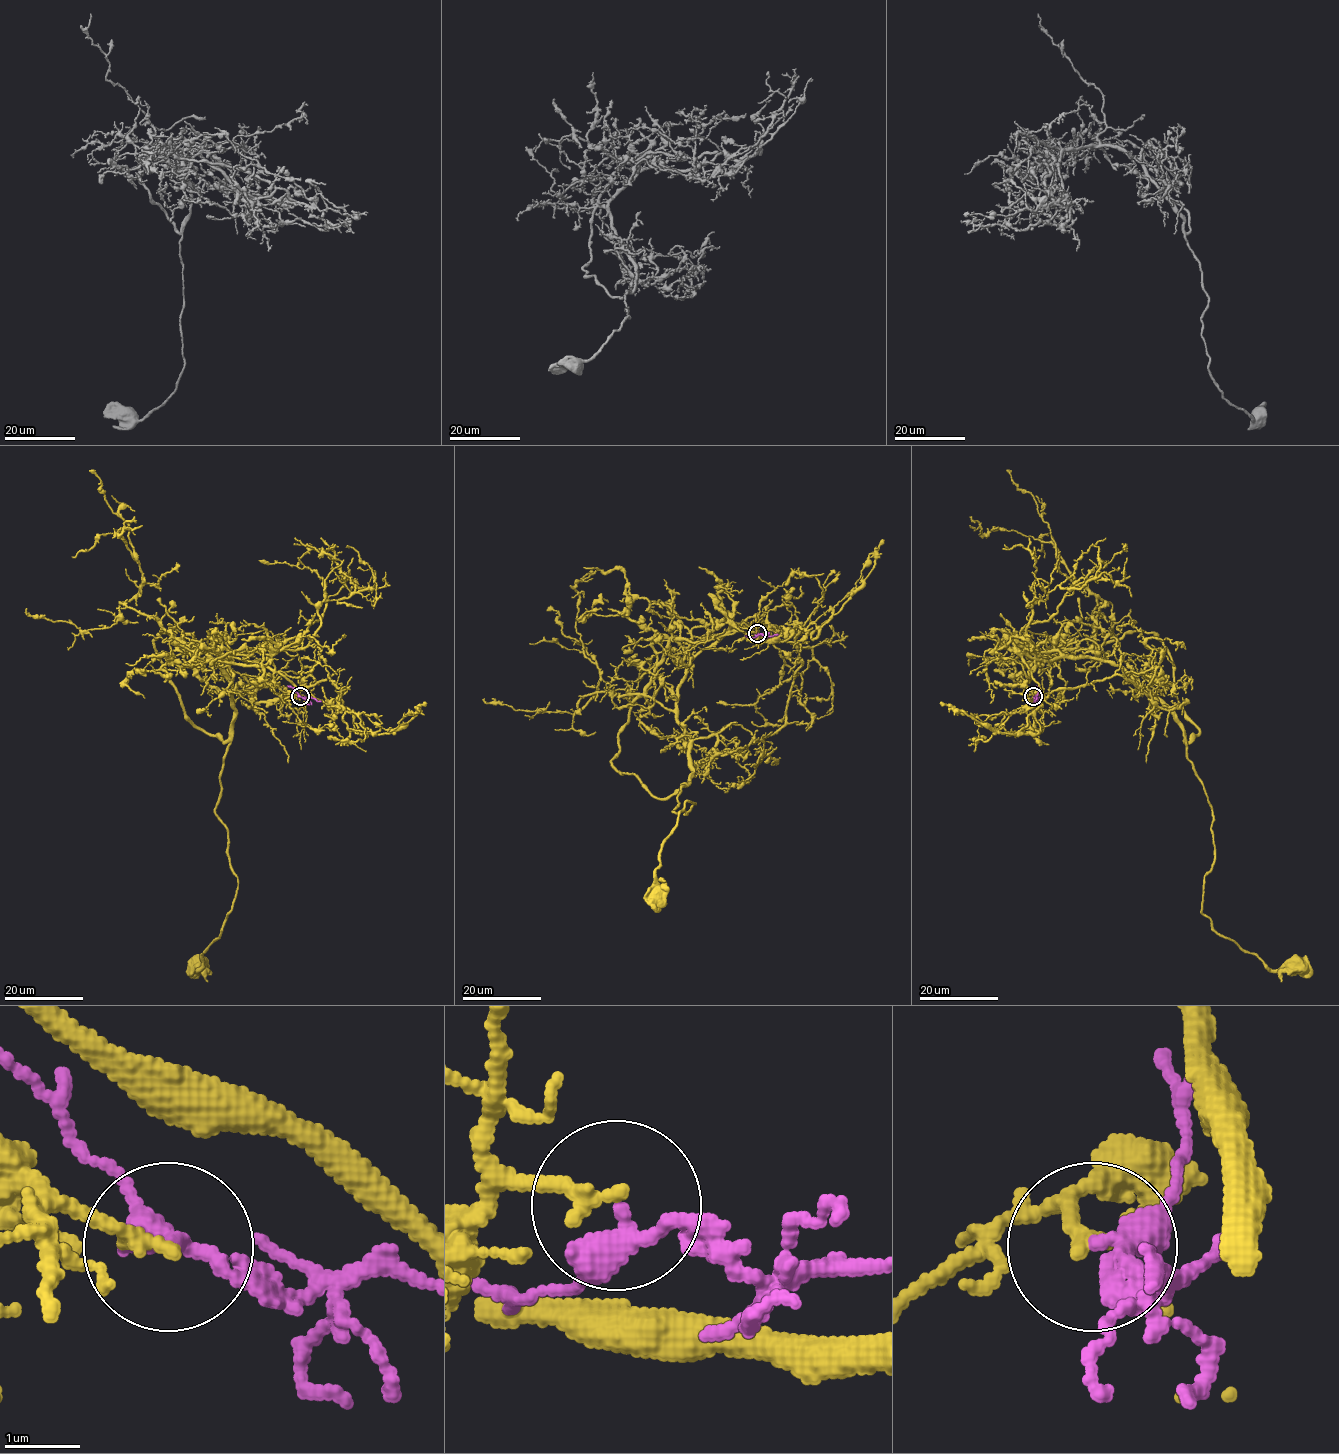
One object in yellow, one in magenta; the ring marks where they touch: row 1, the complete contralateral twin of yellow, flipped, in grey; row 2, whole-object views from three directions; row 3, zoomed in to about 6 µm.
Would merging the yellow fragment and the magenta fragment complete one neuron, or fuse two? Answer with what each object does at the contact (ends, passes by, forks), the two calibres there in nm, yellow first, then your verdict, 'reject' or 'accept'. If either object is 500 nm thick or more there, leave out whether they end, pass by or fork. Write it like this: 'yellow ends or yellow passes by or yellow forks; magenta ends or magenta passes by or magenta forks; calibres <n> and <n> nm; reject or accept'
yellow ends; magenta passes by; calibres 220 and 240 nm; accept

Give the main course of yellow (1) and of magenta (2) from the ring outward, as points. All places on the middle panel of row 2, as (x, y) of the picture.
1: (757, 632), (703, 649), (678, 689), (692, 772), (672, 811), (695, 803), (663, 843), (653, 898)
2: (757, 632), (764, 636), (779, 634)

